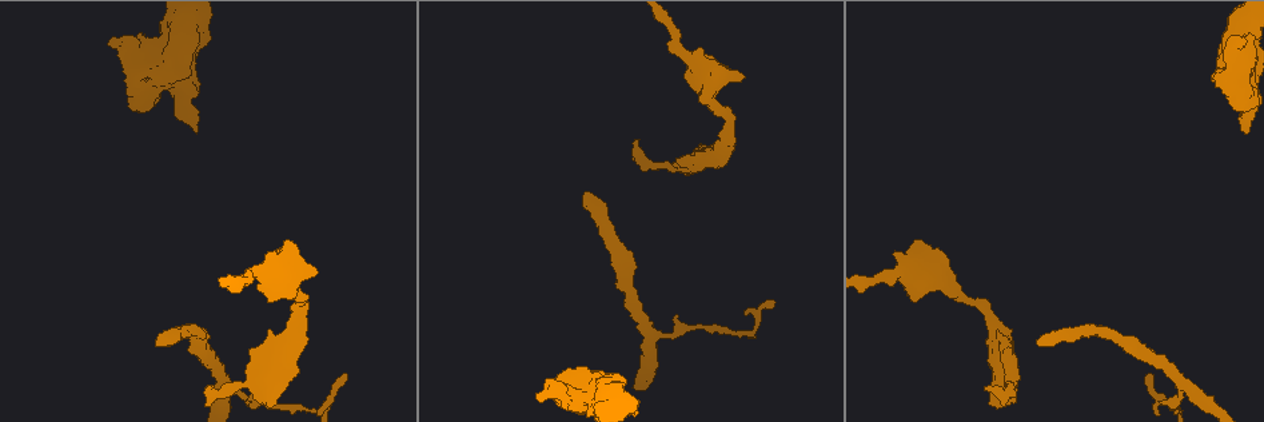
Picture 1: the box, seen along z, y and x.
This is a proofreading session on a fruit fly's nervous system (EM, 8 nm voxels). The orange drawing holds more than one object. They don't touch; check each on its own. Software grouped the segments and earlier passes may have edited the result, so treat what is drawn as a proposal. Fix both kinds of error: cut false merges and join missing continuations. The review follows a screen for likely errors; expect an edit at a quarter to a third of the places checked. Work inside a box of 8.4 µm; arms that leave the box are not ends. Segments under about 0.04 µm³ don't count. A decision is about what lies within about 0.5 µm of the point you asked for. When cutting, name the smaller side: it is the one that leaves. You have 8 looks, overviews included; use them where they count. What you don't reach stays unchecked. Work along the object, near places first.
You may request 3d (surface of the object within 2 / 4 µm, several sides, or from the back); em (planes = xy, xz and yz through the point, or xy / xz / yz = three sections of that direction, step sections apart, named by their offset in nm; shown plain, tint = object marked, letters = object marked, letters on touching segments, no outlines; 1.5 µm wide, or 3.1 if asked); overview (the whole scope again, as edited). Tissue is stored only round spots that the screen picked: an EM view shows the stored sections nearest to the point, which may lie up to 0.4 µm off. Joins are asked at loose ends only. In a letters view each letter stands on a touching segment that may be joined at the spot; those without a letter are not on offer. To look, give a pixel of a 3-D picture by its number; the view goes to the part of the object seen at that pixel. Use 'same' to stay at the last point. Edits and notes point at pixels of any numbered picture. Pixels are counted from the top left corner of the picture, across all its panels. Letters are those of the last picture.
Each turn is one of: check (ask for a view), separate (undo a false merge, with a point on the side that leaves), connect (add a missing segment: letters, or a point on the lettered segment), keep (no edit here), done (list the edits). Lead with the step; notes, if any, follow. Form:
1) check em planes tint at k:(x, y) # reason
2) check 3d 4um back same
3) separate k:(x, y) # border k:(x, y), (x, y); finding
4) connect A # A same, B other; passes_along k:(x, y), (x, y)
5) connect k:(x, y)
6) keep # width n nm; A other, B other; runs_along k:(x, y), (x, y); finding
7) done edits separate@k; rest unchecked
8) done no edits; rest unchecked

check 3d 2um at 1:(574, 372) # an open end

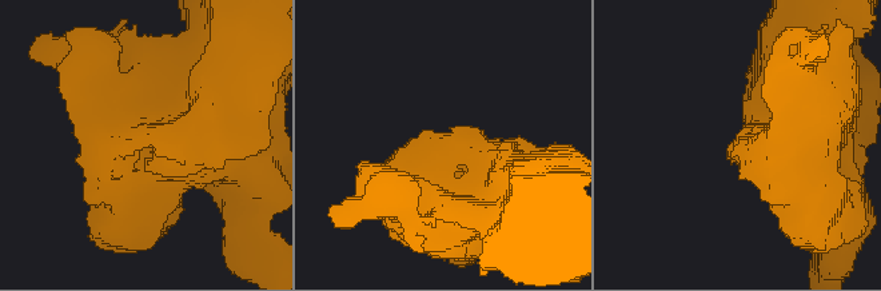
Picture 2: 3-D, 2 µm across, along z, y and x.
check em yz step 4 plain at 2:(435, 134)

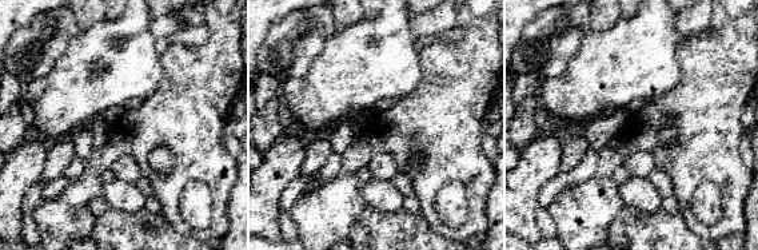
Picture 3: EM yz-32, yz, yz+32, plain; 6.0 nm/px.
check em yz step 4 letters same

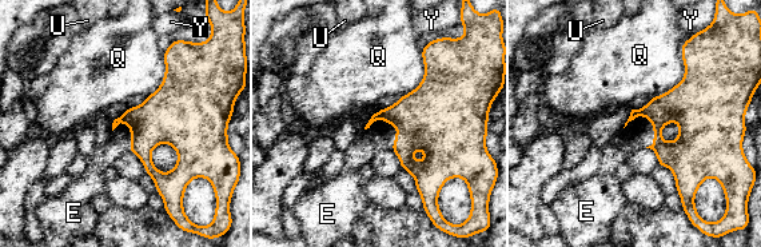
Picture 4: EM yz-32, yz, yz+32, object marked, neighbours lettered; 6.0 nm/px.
connect E # E same, Q other, U other, Y other; passes_along 4:(422, 116), (381, 116), (379, 136); it goes on there

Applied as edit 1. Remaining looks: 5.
check overview

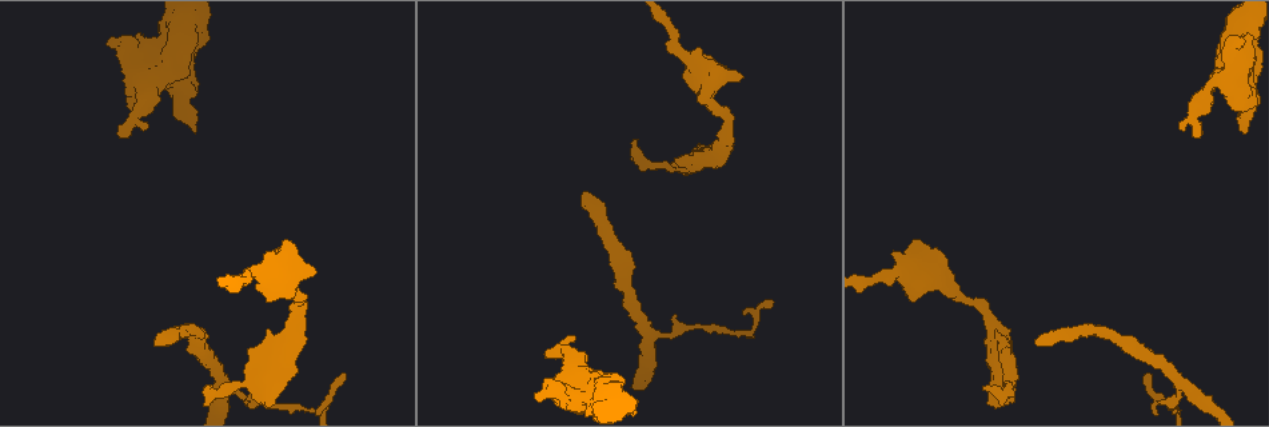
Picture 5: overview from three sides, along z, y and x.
check 3d 2um at 5:(297, 306) # sudden change in width

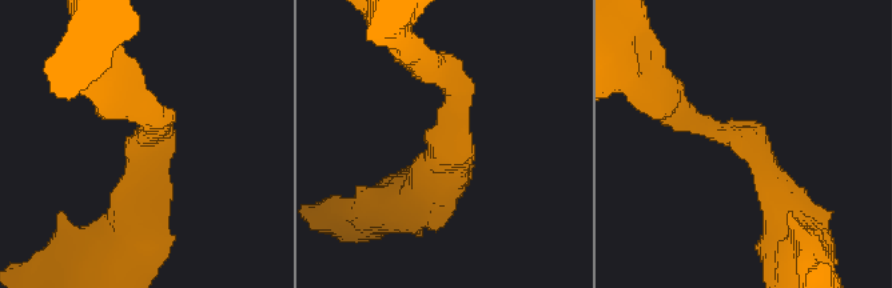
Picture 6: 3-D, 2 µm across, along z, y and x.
check em xz step 8 tint at 6:(763, 147) # arm_widths 220, 360 nm

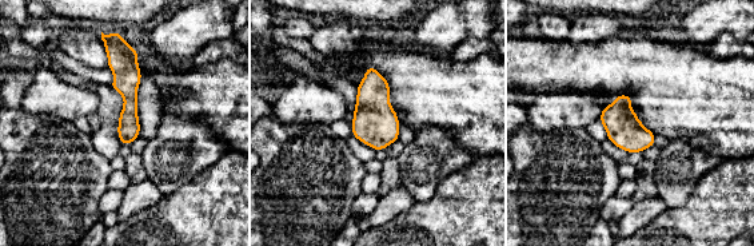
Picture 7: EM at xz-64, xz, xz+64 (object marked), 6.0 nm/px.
check em planes letters same # another direction

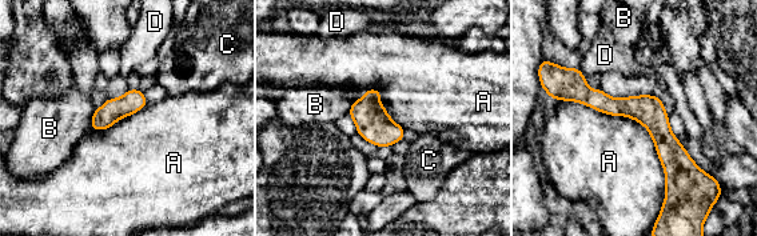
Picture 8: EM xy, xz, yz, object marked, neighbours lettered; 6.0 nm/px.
keep # A other, B other, C other, D other; runs_along 8:(585, 88), (660, 131), (673, 198); all the same cell

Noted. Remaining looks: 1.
done edits connect@4; rest unchecked

